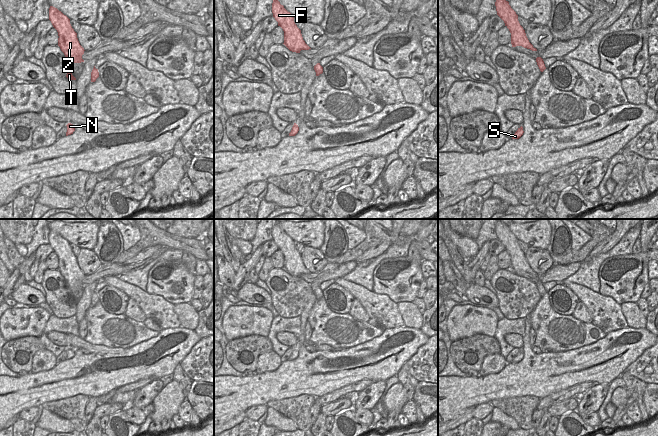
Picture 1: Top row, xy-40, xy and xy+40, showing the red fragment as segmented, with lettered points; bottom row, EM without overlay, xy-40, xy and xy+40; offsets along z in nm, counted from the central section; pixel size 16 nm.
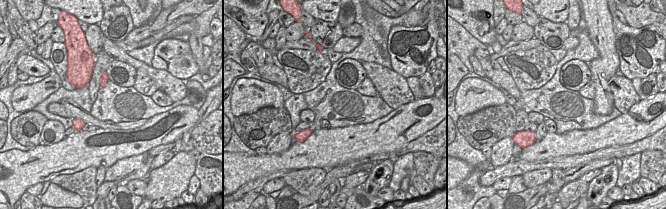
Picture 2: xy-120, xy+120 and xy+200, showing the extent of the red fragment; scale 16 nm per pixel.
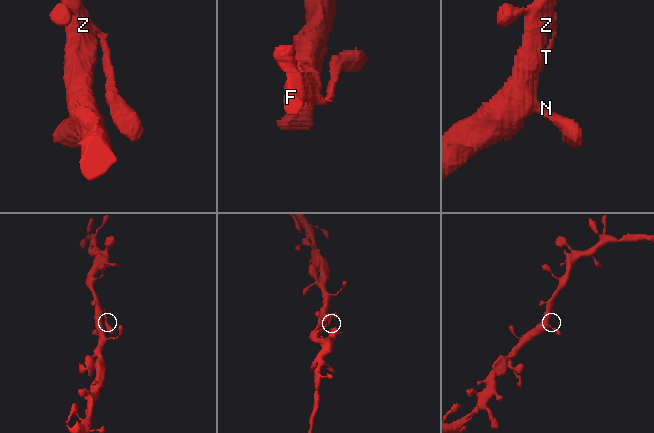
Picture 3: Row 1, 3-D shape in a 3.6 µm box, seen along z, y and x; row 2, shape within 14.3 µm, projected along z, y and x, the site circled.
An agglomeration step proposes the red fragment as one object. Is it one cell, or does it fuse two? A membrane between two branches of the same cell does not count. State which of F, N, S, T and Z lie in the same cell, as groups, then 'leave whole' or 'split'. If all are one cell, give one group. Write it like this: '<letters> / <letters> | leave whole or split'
F N S T Z | leave whole

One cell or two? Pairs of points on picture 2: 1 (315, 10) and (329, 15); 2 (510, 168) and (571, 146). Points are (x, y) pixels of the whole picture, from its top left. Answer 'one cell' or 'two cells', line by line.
1: one cell
2: two cells

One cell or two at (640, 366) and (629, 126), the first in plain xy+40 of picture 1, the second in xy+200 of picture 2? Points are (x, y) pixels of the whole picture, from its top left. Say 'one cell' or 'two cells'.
two cells

